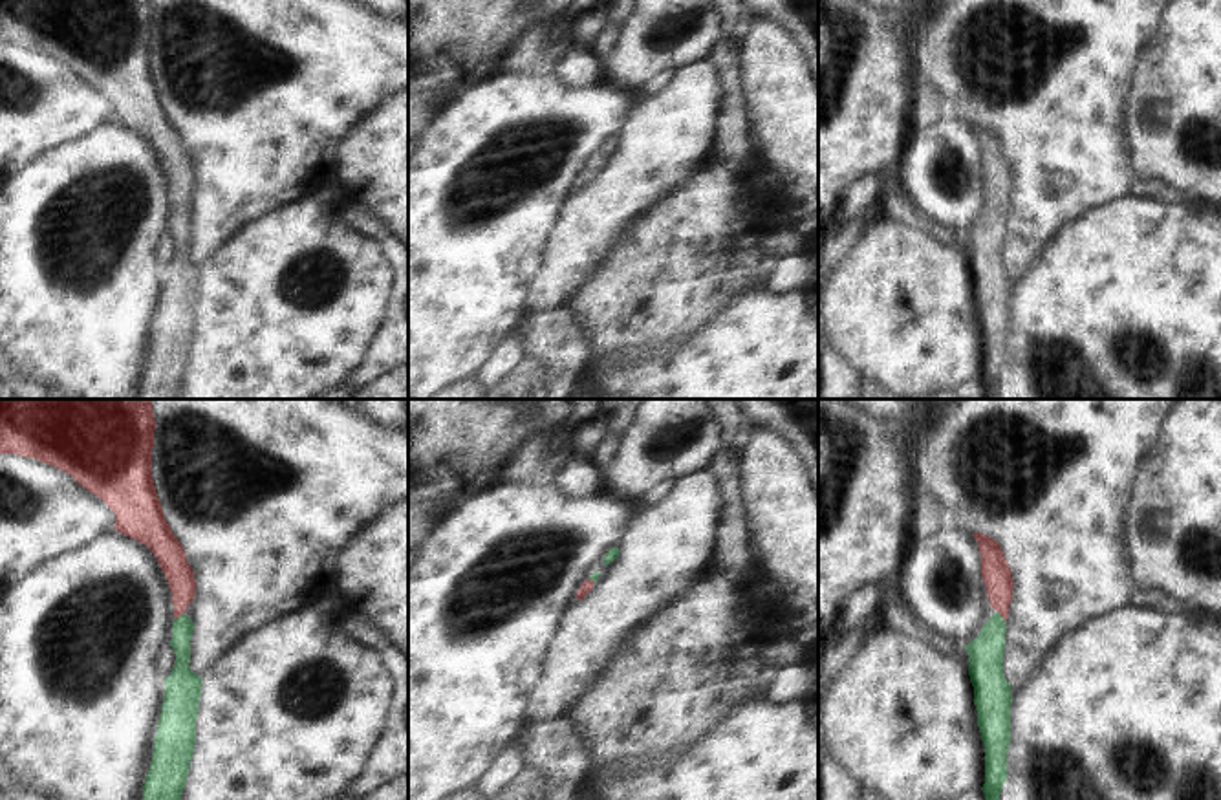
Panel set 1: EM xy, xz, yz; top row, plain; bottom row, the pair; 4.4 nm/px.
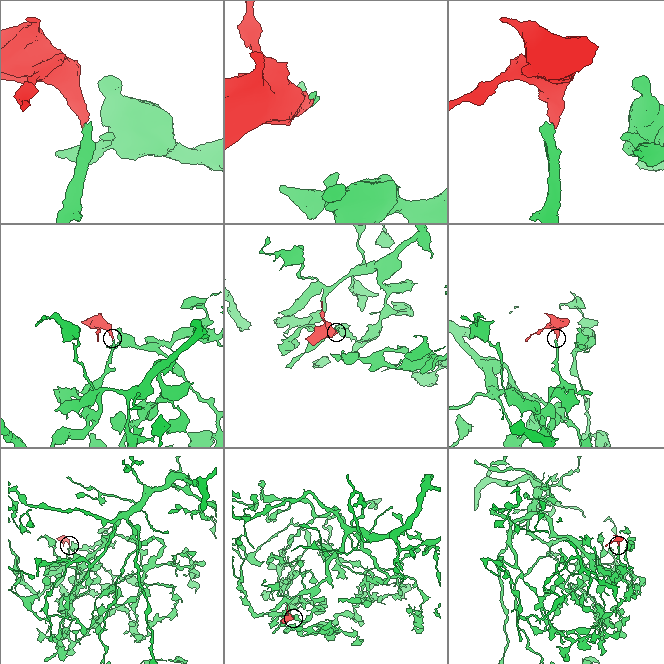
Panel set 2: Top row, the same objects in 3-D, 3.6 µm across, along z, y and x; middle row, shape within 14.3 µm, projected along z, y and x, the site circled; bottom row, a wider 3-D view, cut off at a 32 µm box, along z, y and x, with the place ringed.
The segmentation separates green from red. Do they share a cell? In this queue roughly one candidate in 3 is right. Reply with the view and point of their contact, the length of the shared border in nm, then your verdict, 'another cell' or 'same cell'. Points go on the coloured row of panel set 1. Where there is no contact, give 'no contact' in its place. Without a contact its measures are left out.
yz (1000, 616) | 70 nm | same cell

